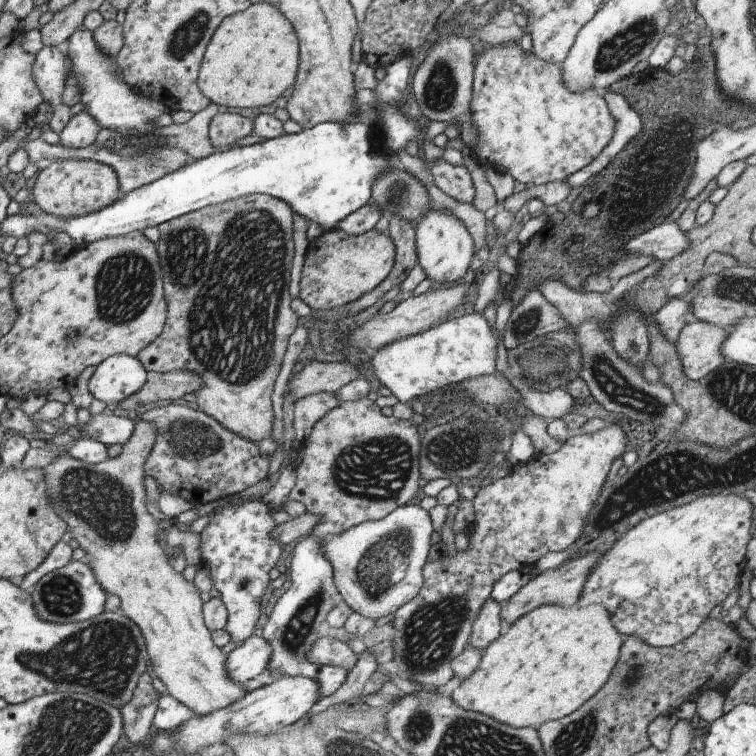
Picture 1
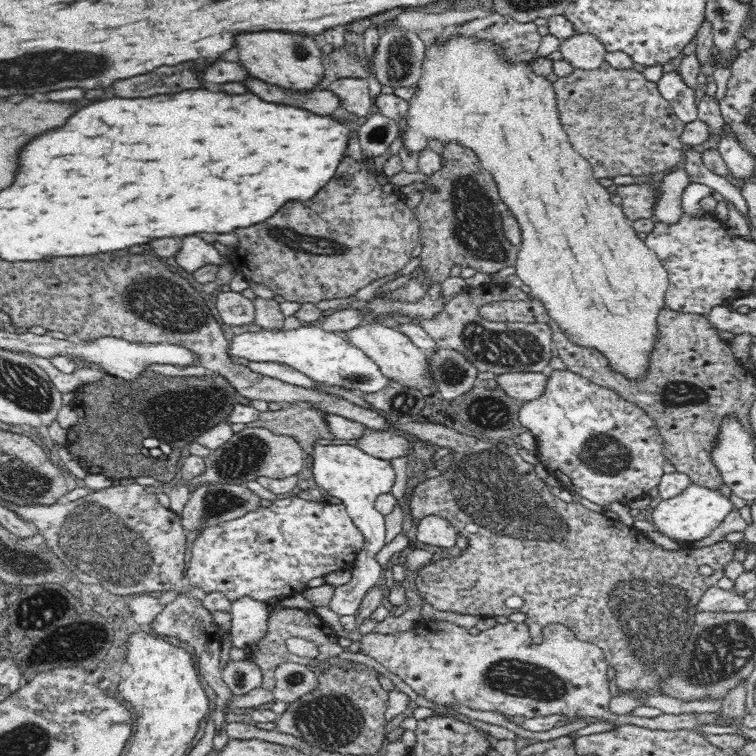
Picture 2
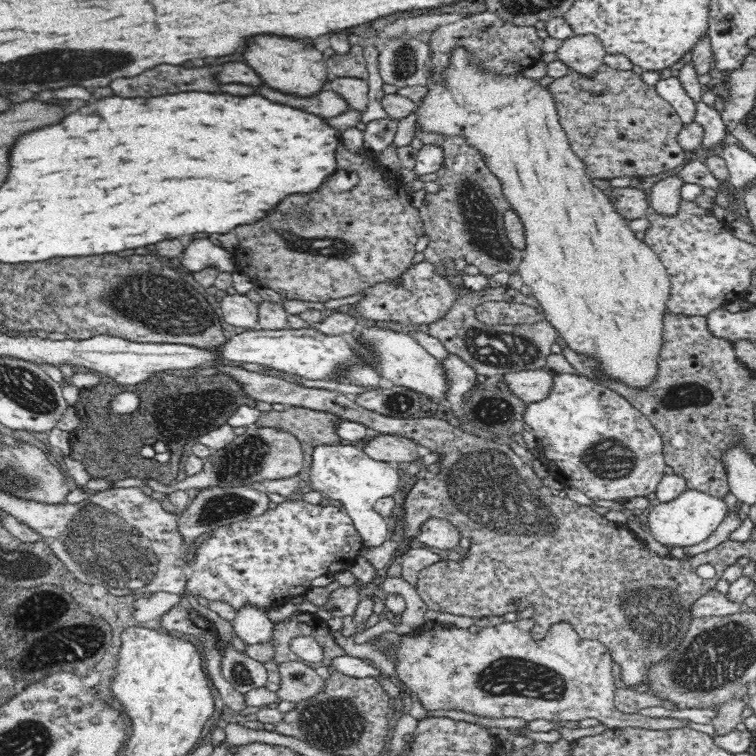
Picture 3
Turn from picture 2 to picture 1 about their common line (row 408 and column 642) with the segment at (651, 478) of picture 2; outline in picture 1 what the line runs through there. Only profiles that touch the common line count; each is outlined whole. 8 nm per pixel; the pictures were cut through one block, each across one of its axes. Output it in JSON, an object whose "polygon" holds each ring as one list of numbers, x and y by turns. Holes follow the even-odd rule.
{"polygon":[[730,494,727,496,721,495,703,495,697,497,693,502,673,507,668,511,646,516,643,520,640,520,635,526,629,528,623,534,620,534,609,546,607,550,598,558,596,565,590,568,585,582,581,587,576,604,578,607,584,607,589,605,601,605,606,608,609,620,613,622,613,628,623,638,634,636,641,639,645,644,652,647,669,648,671,645,682,641,689,635,693,634,693,631,707,619,707,614,719,604,723,602,725,597,734,586,738,586,739,577,742,573,743,567,745,567,745,551,747,549,747,542,751,540,751,532,749,527,751,526,751,504,748,500,744,500,740,495]]}

